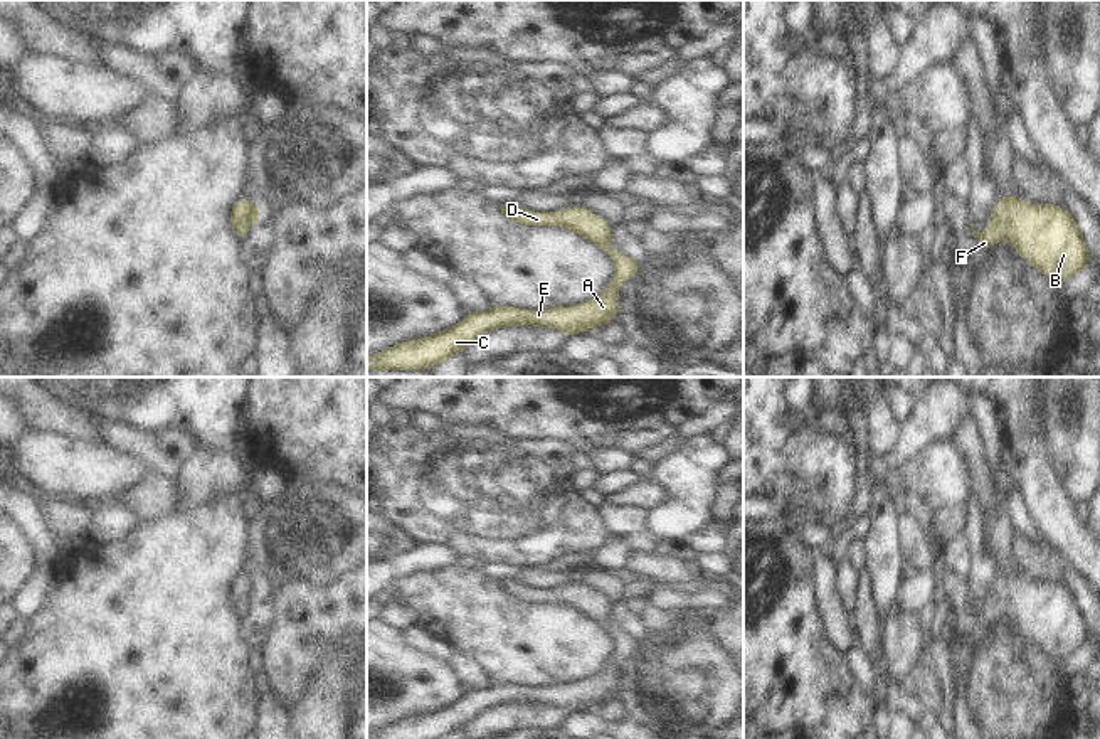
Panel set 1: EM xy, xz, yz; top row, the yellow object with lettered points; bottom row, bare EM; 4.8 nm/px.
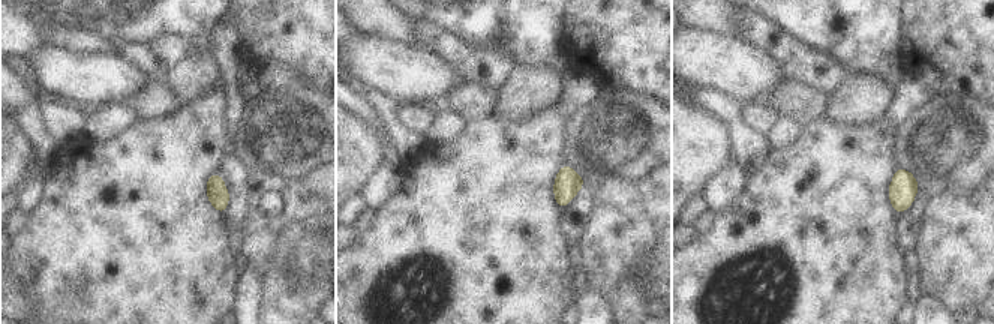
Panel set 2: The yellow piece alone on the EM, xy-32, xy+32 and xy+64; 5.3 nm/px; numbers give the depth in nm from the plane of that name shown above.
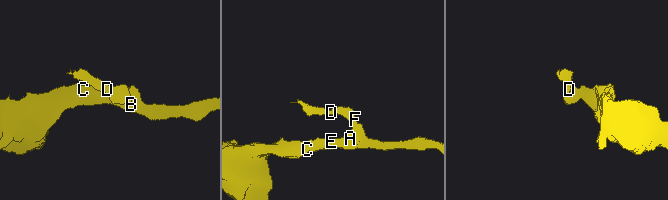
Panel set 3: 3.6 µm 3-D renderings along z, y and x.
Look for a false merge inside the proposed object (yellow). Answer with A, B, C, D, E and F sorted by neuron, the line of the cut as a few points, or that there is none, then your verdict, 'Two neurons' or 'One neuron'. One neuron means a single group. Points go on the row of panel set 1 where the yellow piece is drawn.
Groups: A B C D E F. No split. One neuron.

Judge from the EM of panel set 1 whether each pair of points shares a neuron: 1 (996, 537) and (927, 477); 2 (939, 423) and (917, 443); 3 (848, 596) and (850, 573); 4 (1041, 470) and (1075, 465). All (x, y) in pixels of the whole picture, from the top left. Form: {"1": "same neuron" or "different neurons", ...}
{"1": "different neurons", "2": "same neuron", "3": "same neuron", "4": "different neurons"}

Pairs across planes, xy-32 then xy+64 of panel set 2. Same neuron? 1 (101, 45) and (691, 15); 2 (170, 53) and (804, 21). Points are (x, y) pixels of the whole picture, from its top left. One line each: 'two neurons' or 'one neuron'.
1: one neuron
2: two neurons

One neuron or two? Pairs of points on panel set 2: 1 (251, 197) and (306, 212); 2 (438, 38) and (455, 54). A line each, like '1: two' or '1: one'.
1: one
2: one

